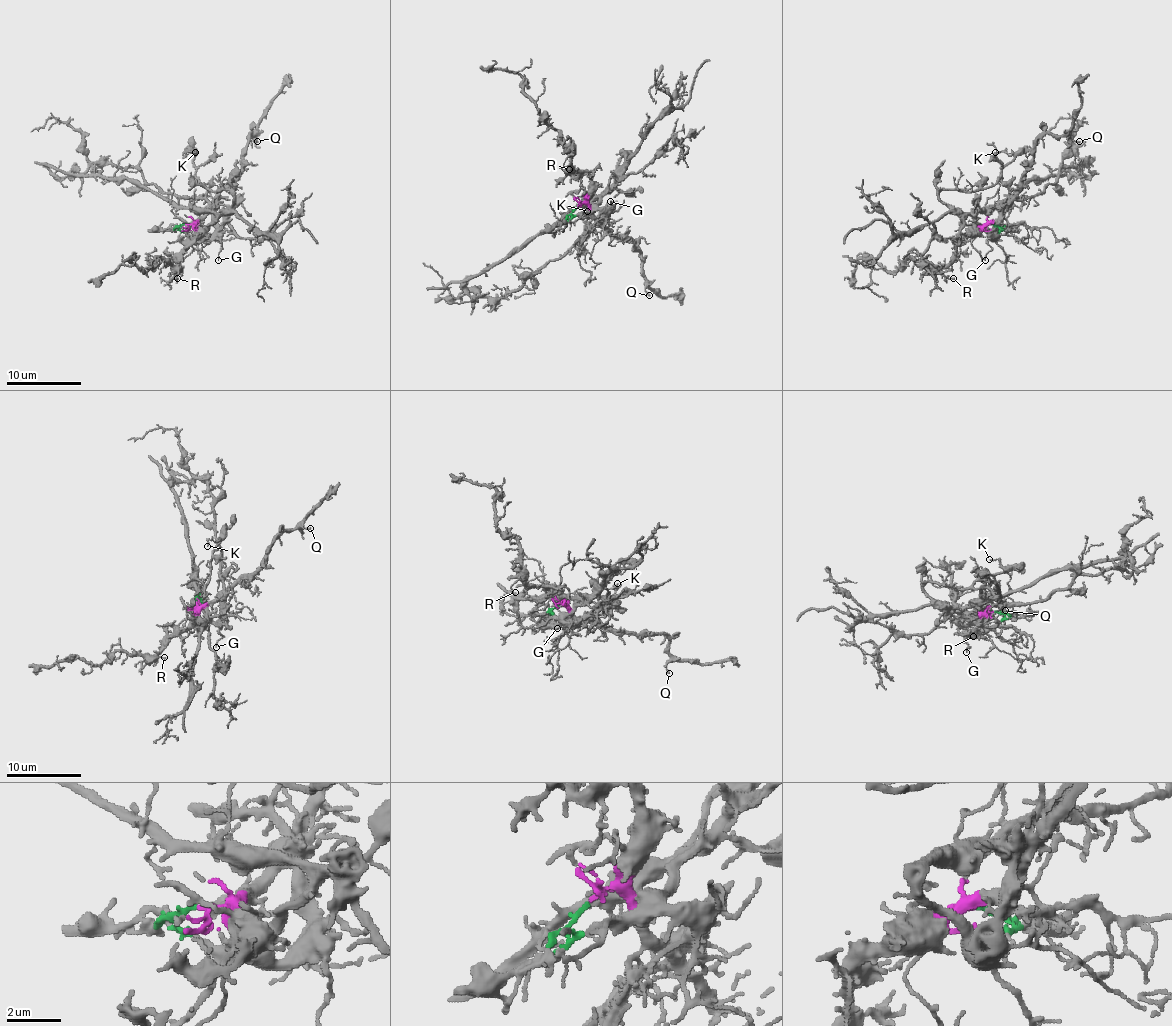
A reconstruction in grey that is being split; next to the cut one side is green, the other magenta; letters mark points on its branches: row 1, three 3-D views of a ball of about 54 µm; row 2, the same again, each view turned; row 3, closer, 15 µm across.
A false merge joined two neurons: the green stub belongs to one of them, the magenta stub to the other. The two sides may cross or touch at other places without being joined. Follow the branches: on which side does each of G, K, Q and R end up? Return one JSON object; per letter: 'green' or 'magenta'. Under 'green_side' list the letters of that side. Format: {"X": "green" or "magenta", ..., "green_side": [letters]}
{"G": "green", "K": "green", "Q": "magenta", "R": "magenta", "green_side": ["G", "K"]}

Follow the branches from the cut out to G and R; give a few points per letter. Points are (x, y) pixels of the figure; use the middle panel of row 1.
G: (577, 207), (571, 214), (612, 207), (610, 201)
R: (577, 207), (584, 201), (586, 190), (575, 173), (569, 156), (564, 164), (569, 169)

